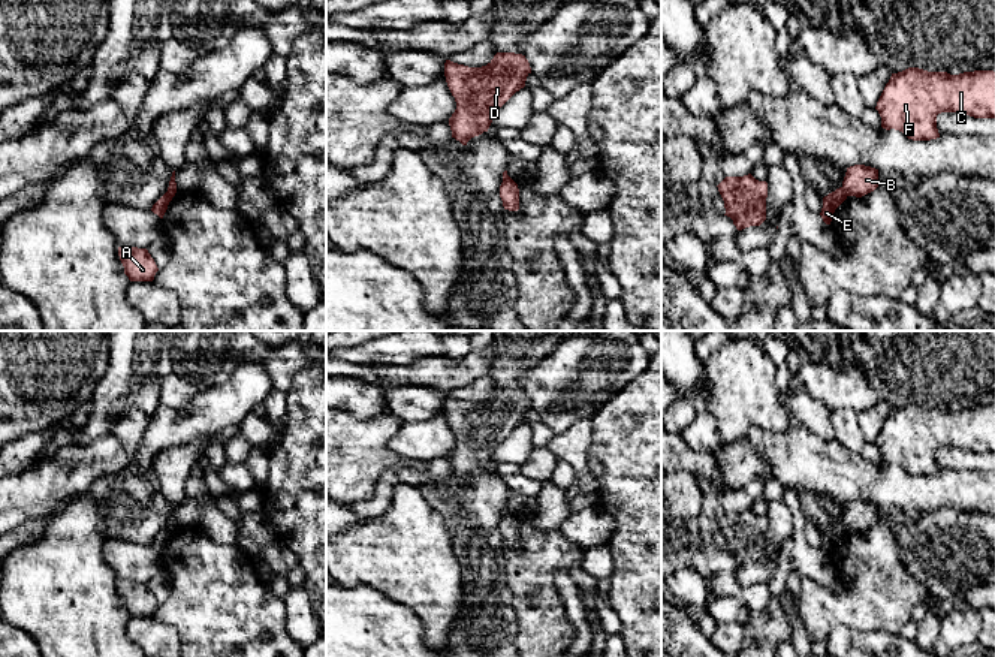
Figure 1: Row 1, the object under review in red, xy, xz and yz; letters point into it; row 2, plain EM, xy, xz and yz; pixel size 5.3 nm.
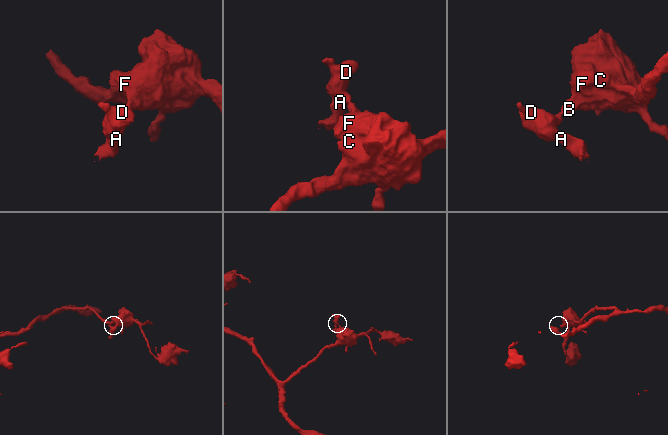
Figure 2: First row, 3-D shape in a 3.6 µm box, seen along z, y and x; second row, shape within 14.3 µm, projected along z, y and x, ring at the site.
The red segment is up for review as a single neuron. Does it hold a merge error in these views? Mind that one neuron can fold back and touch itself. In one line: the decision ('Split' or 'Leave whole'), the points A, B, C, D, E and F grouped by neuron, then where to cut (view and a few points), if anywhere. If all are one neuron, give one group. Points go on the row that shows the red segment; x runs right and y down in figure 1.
Split. Groups: A D E / B C F. Split along yz (841, 187), (847, 195)

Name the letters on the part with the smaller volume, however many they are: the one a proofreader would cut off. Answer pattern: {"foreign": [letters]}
{"foreign": ["A", "D", "E"]}

